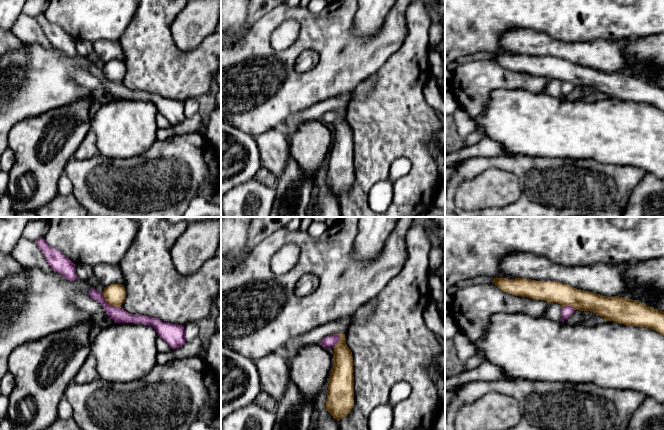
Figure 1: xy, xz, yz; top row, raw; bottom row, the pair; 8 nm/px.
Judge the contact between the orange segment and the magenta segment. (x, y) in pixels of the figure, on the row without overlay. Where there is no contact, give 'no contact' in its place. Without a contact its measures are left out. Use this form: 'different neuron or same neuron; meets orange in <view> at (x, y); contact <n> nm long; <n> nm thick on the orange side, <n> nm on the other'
different neuron; meets orange in xy at (109, 79); contact 200 nm long; 180 nm thick on the orange side, 120 nm on the other

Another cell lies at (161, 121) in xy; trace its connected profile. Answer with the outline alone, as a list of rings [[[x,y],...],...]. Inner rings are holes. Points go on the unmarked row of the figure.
[[[160,113],[156,116],[156,124],[157,128],[167,129],[172,127],[173,125]]]

